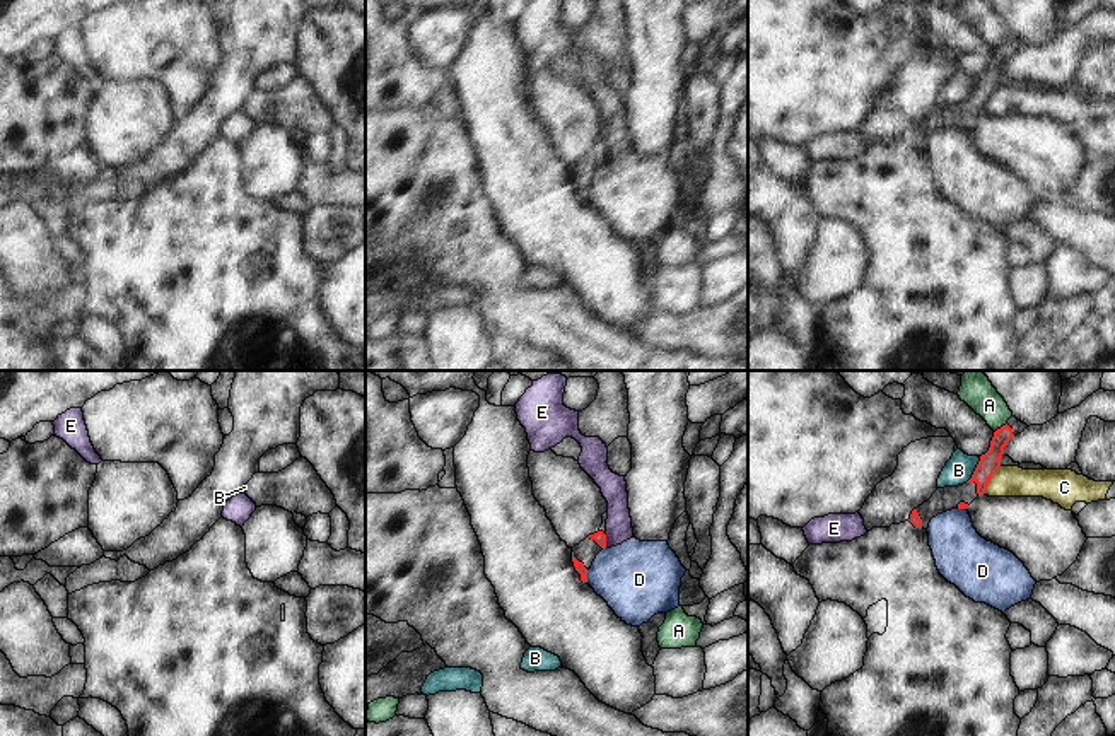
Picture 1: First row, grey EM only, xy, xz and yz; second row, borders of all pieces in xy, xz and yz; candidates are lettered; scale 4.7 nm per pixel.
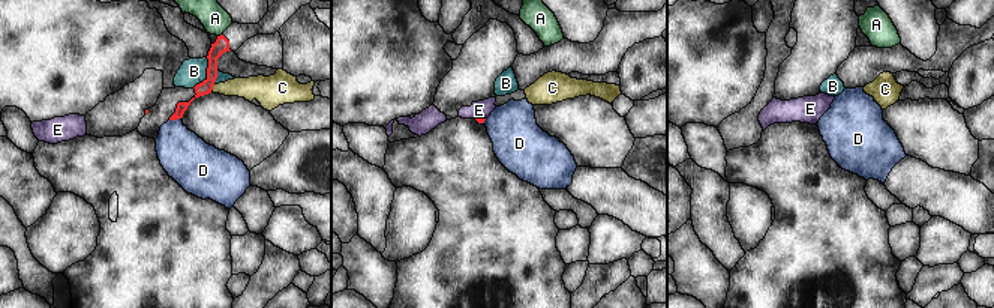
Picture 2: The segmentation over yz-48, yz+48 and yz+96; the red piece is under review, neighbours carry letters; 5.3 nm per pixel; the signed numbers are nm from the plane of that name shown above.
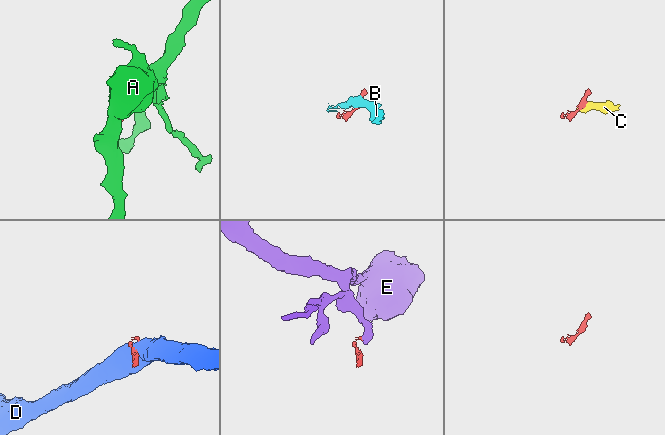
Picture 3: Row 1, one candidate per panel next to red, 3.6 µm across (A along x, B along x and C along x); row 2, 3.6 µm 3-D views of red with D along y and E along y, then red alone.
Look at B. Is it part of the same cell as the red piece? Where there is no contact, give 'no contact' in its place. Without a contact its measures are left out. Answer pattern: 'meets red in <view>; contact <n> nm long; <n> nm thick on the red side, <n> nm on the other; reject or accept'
meets red in yz; contact 140 nm long; 100 nm thick on the red side, 140 nm on the other; reject

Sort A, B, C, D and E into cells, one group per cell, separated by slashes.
A / B / C E / D

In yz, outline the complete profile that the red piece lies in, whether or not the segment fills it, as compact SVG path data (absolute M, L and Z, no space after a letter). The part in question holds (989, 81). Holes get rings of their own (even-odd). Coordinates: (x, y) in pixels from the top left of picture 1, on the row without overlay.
M1011 34L1006 43L994 50L990 65L980 73L980 79L972 96L958 104L937 106L932 114L912 128L910 140L915 145L929 145L929 140L937 131L951 126L966 126L977 114L984 113L992 92L1001 85L1001 75L1007 60L1021 51L1028 43Z

